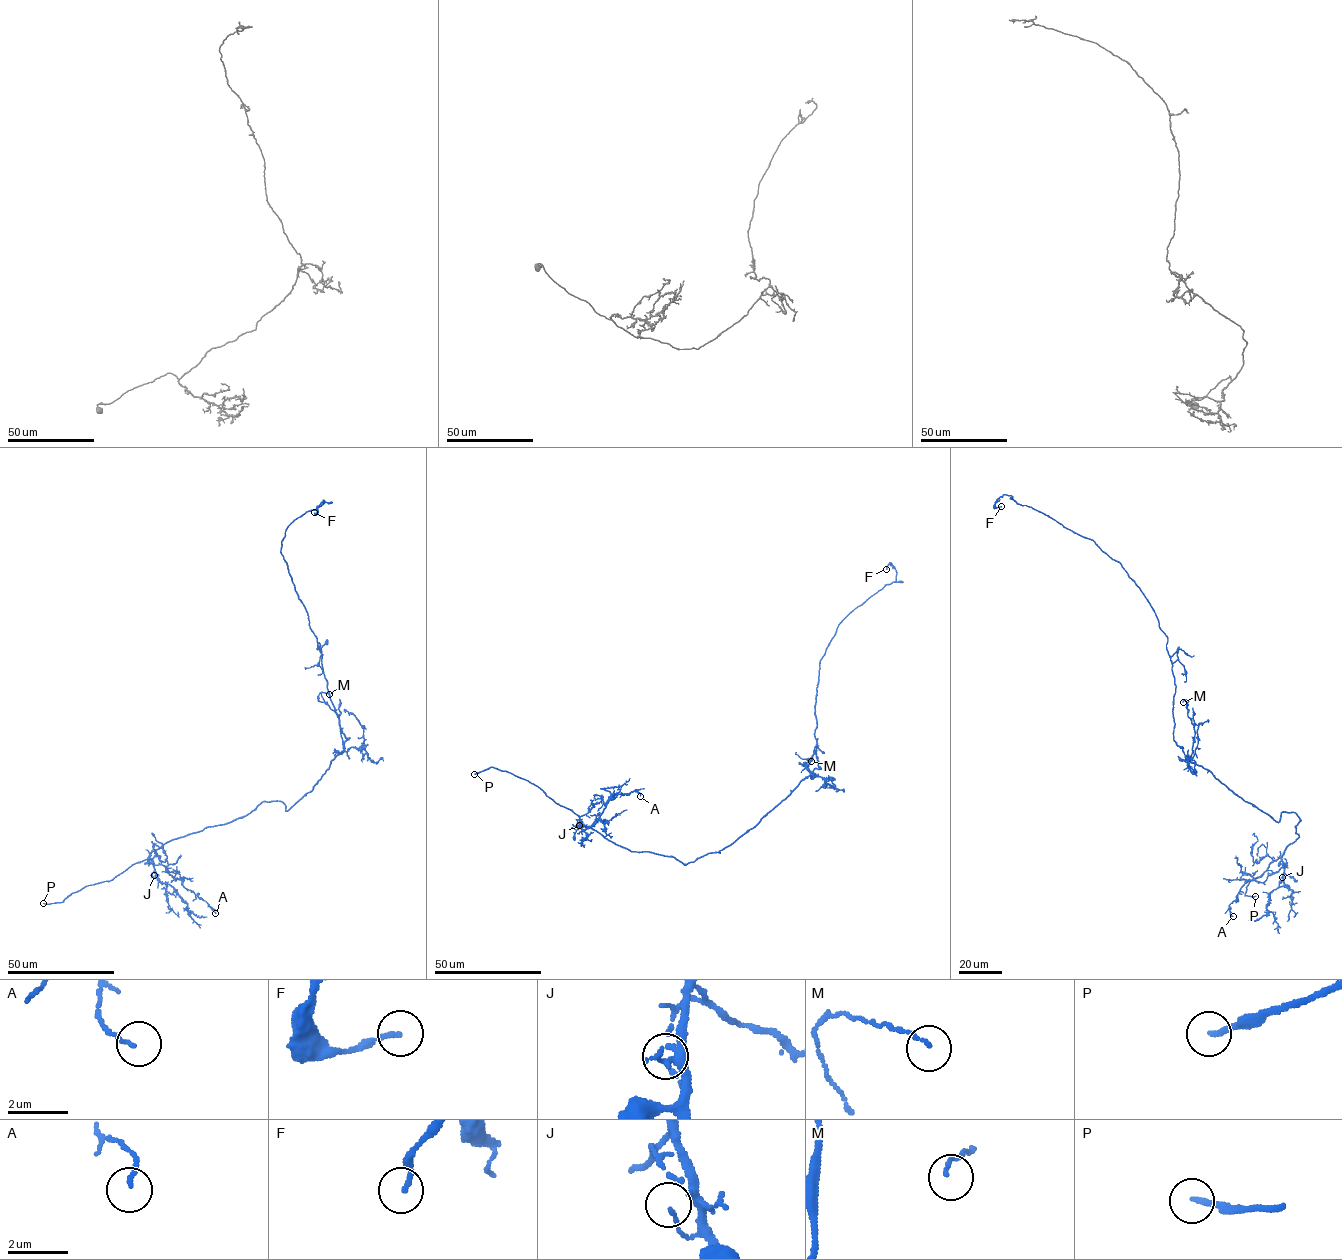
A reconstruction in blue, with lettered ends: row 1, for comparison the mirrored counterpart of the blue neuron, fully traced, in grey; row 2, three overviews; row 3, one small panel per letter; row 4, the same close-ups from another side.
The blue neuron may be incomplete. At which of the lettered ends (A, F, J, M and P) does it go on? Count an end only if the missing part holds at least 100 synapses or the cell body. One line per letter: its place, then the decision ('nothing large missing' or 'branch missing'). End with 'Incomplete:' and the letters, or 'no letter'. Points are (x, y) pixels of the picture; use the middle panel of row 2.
A: (640, 796) | nothing large missing
F: (886, 569) | nothing large missing
J: (579, 825) | nothing large missing
M: (811, 761) | nothing large missing
P: (474, 774) | branch missing
Incomplete: P

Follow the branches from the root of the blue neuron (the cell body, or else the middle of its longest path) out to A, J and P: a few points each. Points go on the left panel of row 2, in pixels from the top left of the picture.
A: (338, 755), (288, 810), (280, 801), (262, 801), (242, 817), (173, 838), (150, 854), (215, 913)
J: (338, 755), (311, 790), (287, 810), (280, 801), (262, 801), (242, 817), (154, 850), (150, 858), (154, 875)
P: (338, 755), (287, 810), (280, 801), (262, 801), (242, 817), (171, 840), (112, 879), (43, 903)

